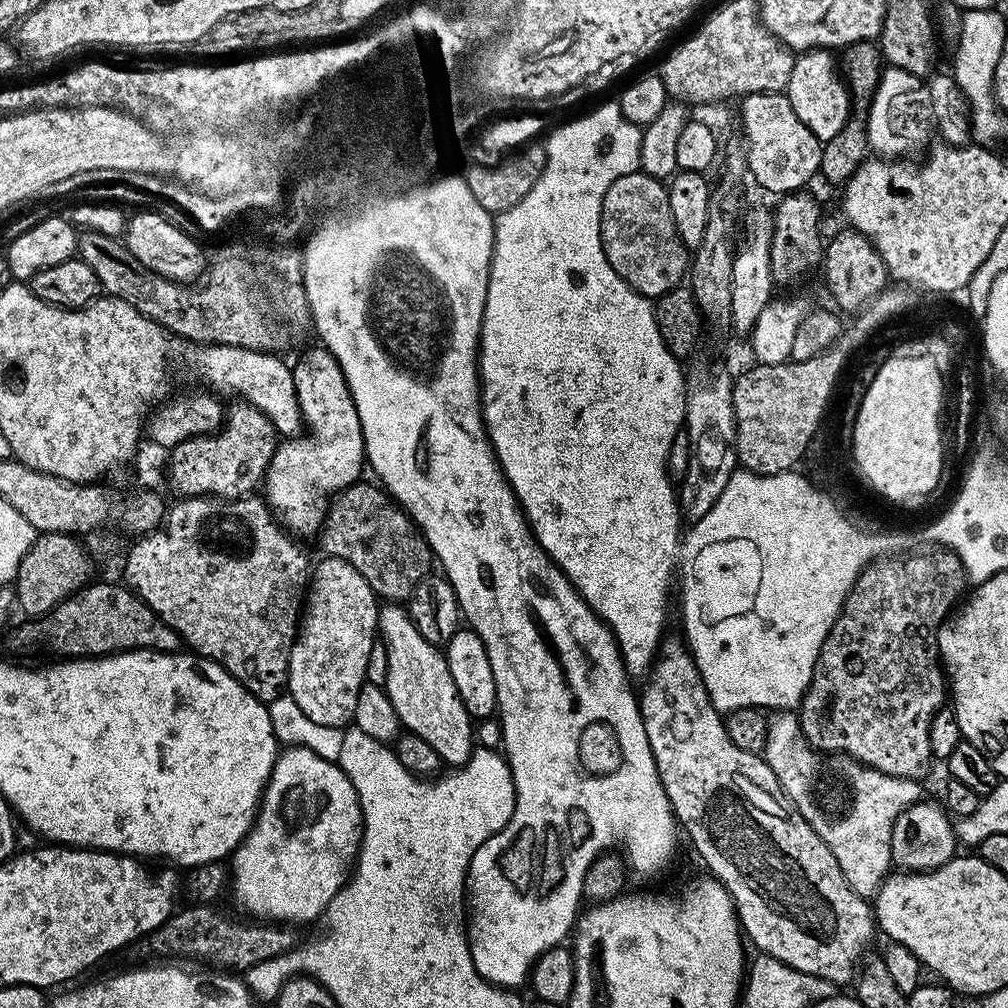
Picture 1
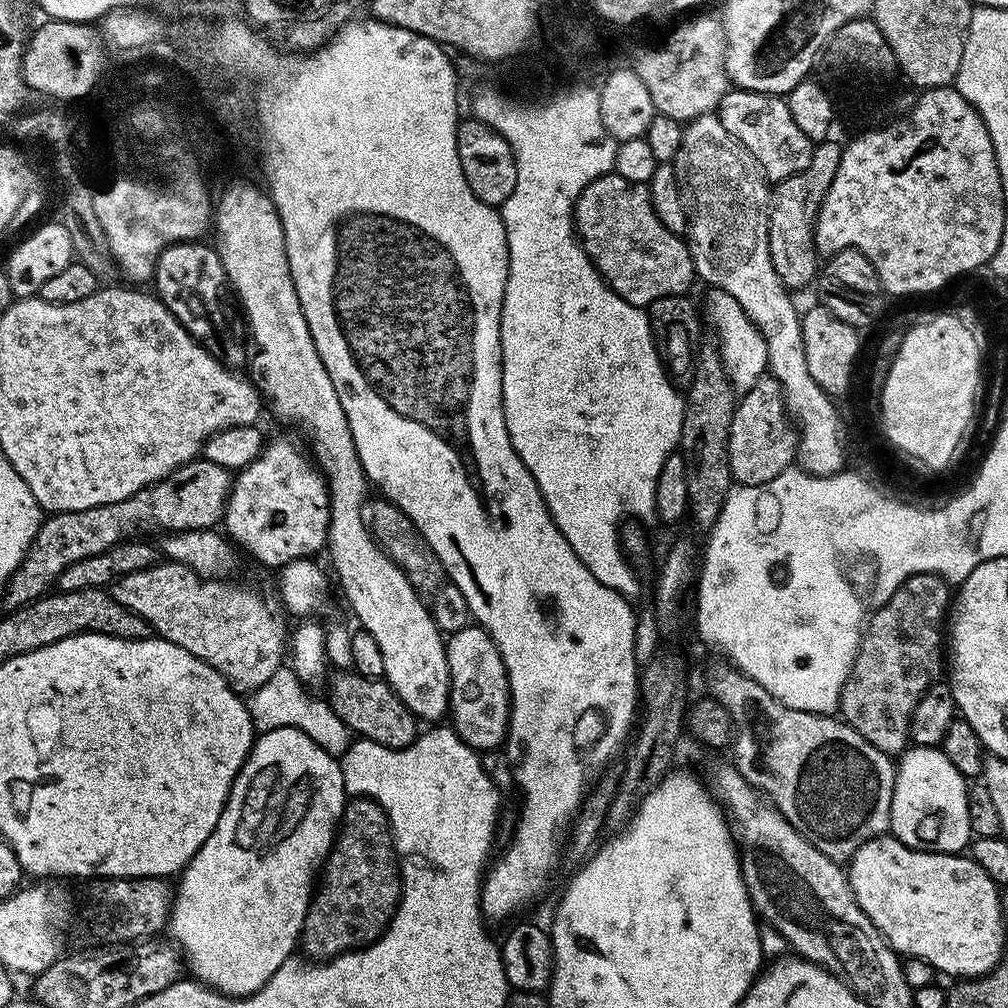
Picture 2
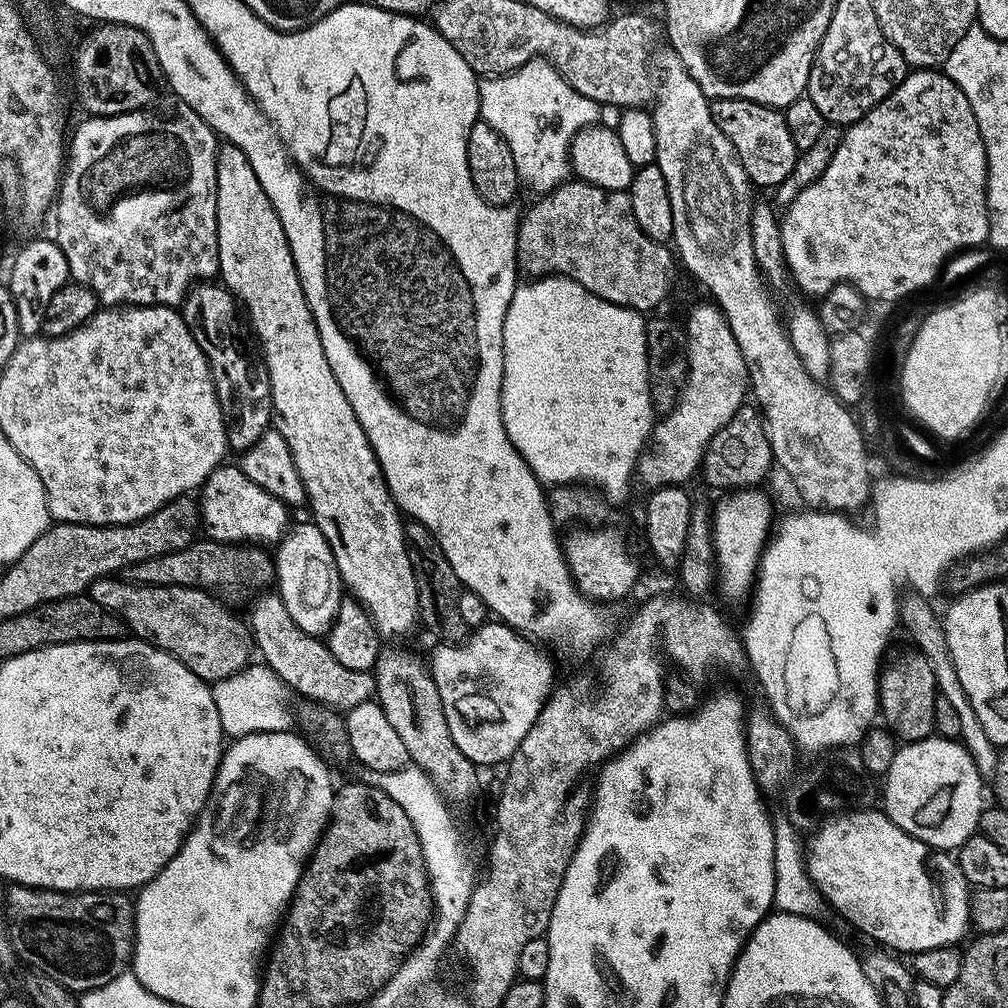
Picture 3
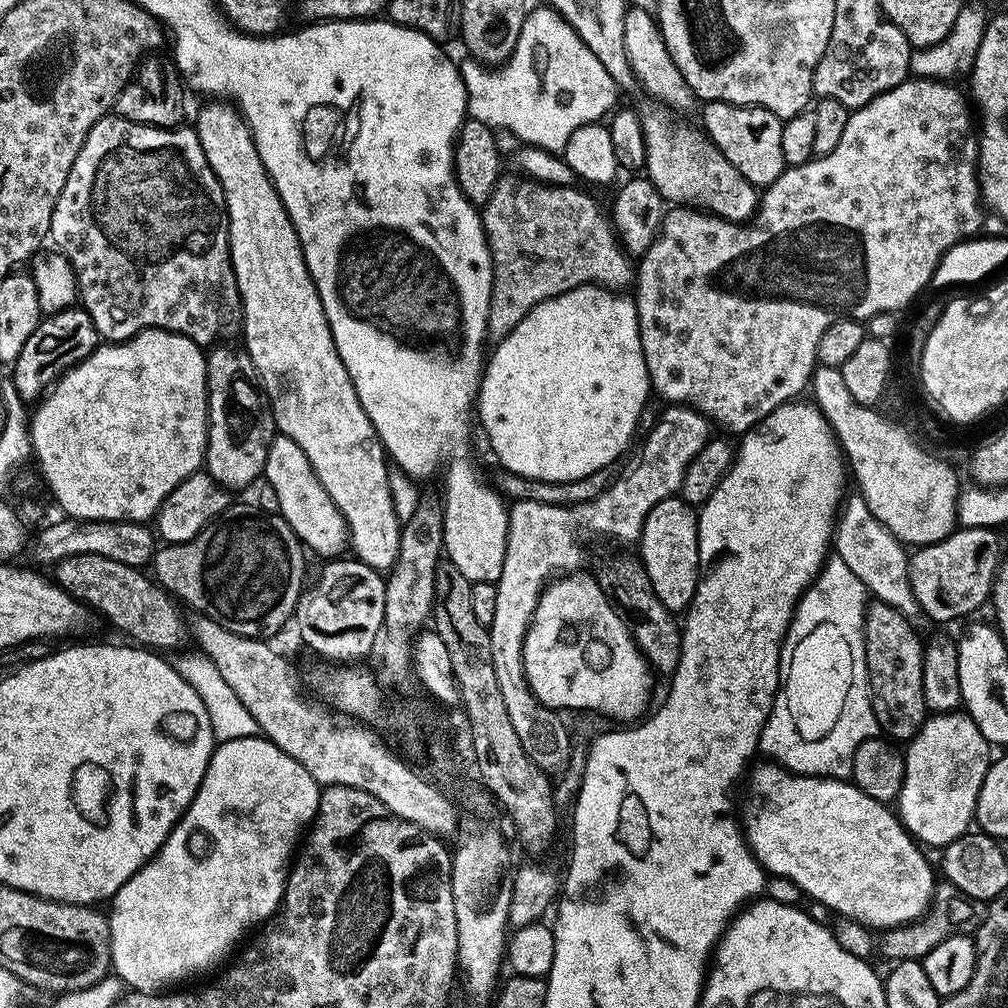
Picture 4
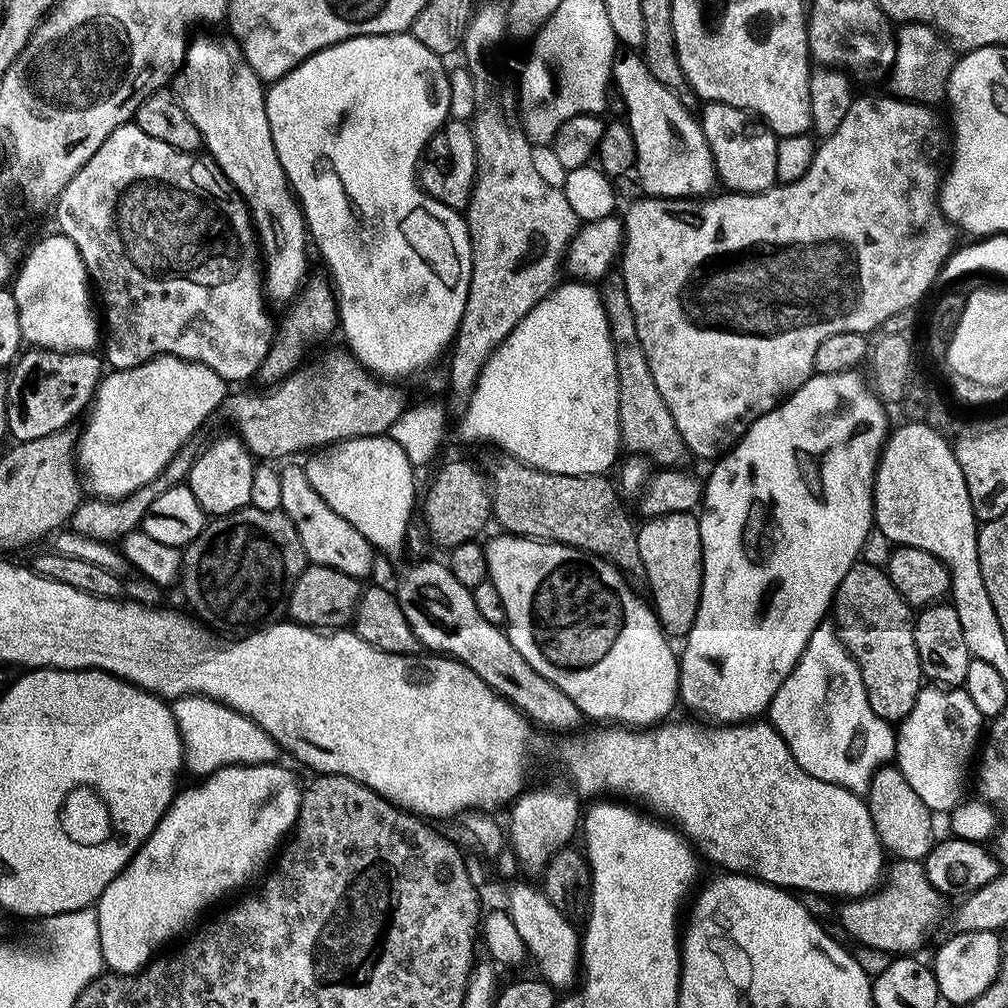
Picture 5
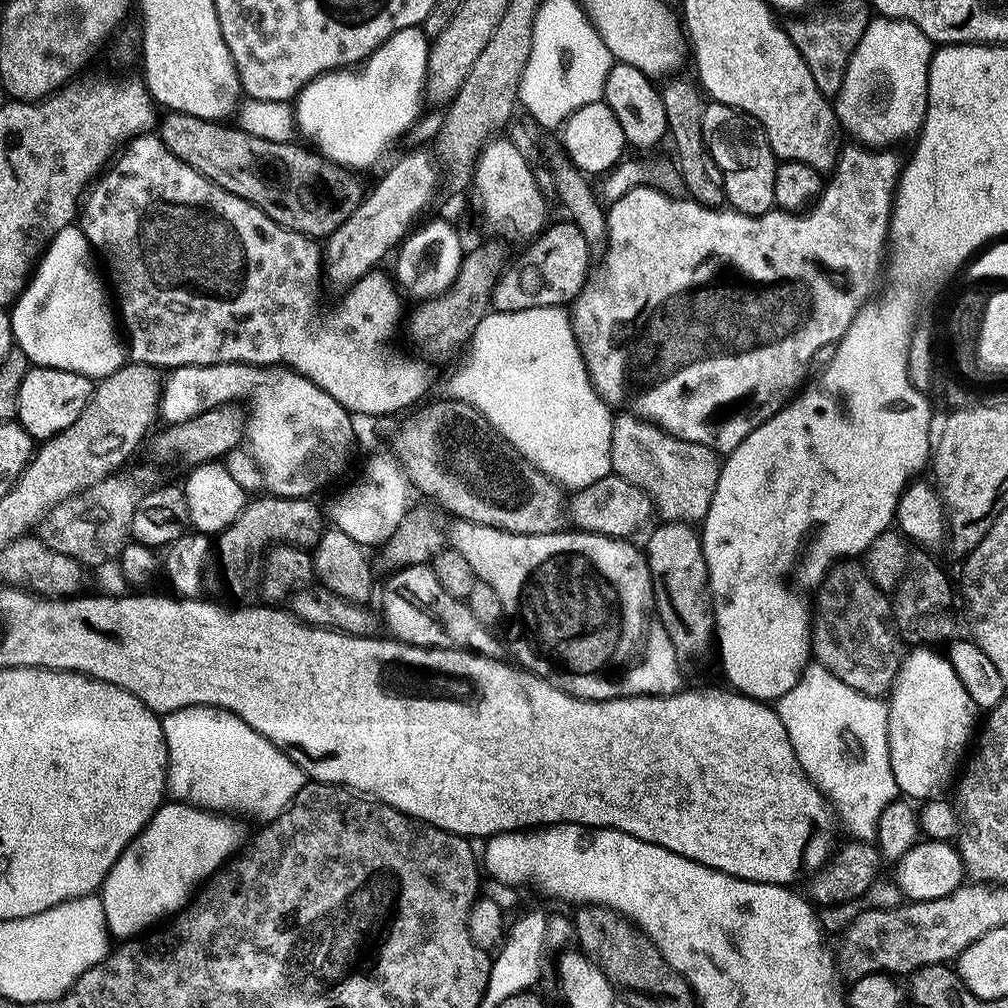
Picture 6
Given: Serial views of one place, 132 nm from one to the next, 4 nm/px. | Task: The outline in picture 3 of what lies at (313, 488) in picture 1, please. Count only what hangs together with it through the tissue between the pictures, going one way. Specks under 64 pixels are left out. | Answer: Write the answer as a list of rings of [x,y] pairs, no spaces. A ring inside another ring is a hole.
[[[228,462],[216,468],[201,484],[199,496],[198,516],[203,531],[205,528],[205,535],[220,543],[276,546],[290,527],[289,505],[250,482],[235,463]]]

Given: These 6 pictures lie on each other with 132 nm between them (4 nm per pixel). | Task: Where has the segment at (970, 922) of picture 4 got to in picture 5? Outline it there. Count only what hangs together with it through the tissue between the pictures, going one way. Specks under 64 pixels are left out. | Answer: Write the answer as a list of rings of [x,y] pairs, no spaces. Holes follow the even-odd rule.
[[[914,860],[895,861],[892,877],[883,885],[884,893],[880,896],[880,904],[868,900],[872,898],[856,898],[840,912],[840,920],[844,928],[860,940],[864,936],[864,944],[876,952],[894,952],[892,954],[916,954],[924,944],[924,939],[932,932],[932,927],[940,920],[944,912],[945,897],[924,876],[923,863]],[[904,915],[908,915],[908,920]],[[888,916],[888,920],[886,917]],[[884,927],[888,929],[884,932]]]

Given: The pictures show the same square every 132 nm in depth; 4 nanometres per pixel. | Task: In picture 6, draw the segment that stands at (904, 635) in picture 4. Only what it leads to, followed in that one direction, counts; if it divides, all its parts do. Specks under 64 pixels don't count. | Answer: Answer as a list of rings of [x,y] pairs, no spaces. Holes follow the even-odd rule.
[[[848,558],[830,569],[814,600],[818,621],[814,628],[814,652],[819,663],[846,686],[867,696],[887,697],[905,660],[905,637],[899,627],[892,628],[894,604],[888,599],[889,593],[874,583],[863,563]]]

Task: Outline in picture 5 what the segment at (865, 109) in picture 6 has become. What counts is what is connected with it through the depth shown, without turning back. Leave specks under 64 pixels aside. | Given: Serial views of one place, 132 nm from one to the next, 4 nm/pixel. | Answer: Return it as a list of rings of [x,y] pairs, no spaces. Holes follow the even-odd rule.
[[[905,23],[901,28],[904,29],[901,32],[899,29],[894,36],[896,53],[890,67],[891,91],[905,100],[915,100],[929,106],[939,105],[939,100],[945,99],[948,90],[948,75],[952,73],[954,63],[953,49],[936,29],[927,28],[925,24]]]

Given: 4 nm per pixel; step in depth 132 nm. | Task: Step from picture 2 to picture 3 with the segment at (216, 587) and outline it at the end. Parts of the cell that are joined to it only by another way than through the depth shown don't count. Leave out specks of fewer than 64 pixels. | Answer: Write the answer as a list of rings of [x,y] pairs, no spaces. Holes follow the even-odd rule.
[[[99,576],[86,594],[98,606],[123,620],[133,637],[169,652],[178,662],[194,670],[200,680],[215,682],[230,678],[249,667],[253,659],[254,643],[249,625],[228,609],[231,607],[218,602],[211,592],[186,586],[134,584],[123,578]]]

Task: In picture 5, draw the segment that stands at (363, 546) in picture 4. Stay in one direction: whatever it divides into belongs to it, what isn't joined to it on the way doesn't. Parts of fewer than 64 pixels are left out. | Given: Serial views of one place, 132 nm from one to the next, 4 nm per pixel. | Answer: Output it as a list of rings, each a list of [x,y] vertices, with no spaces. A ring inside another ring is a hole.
[[[204,40],[196,56],[185,55],[180,71],[174,77],[174,91],[190,122],[198,126],[206,152],[208,148],[207,155],[236,187],[236,192],[248,206],[262,253],[262,287],[267,299],[291,301],[310,272],[310,237],[300,201],[288,185],[282,162],[278,162],[278,154],[274,150],[264,101],[265,85],[256,77],[254,70],[250,70],[235,43]]]

